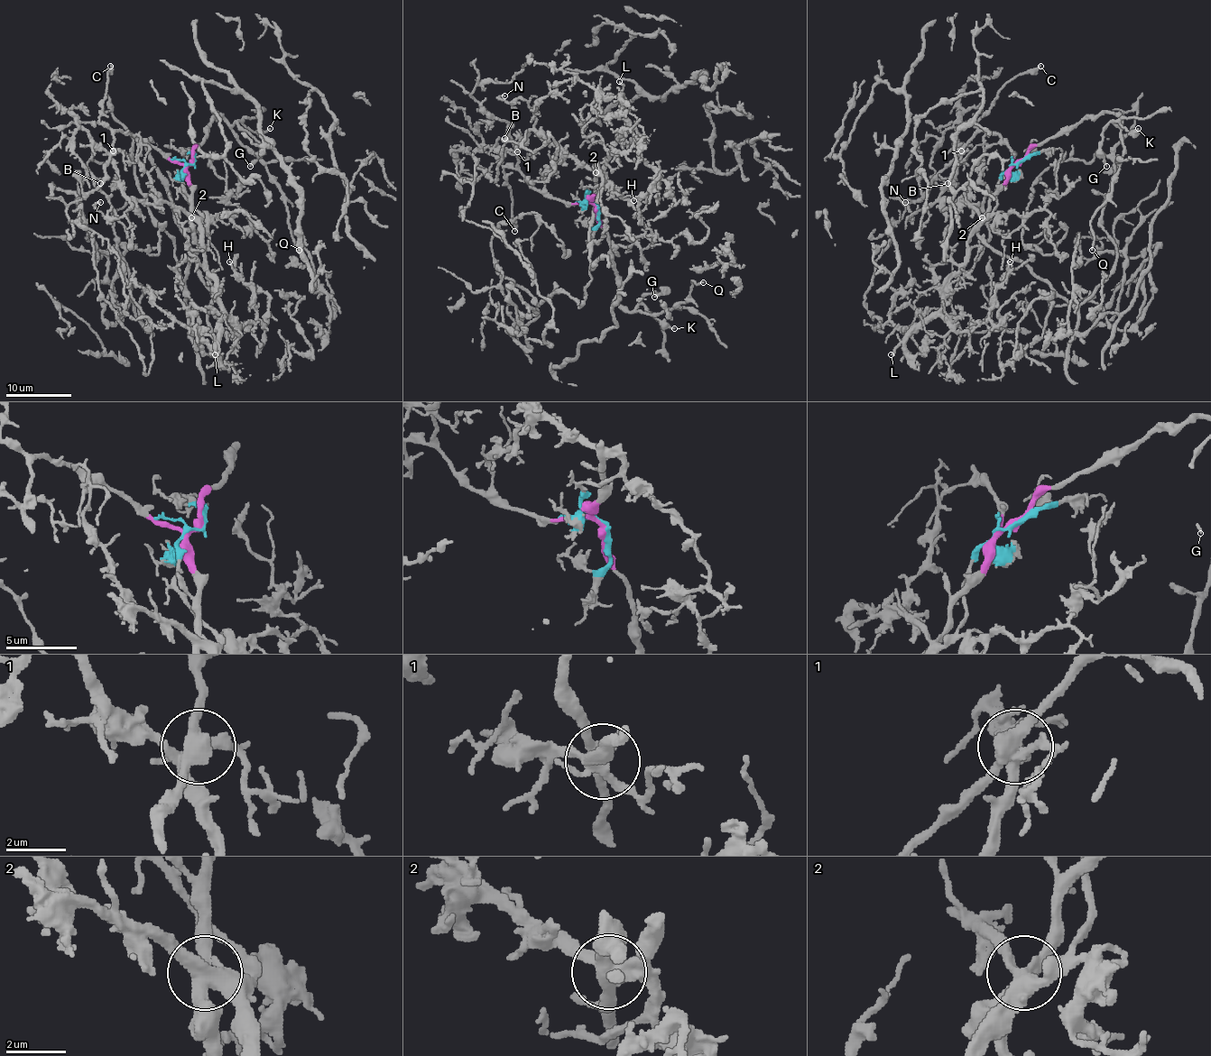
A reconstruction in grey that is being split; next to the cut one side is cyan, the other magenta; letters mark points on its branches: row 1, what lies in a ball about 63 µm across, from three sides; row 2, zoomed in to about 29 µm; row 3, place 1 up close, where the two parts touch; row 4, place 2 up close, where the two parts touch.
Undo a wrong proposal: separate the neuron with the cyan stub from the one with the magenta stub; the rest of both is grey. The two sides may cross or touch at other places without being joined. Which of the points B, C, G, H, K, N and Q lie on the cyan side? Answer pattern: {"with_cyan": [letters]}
{"with_cyan": ["H", "N"]}

